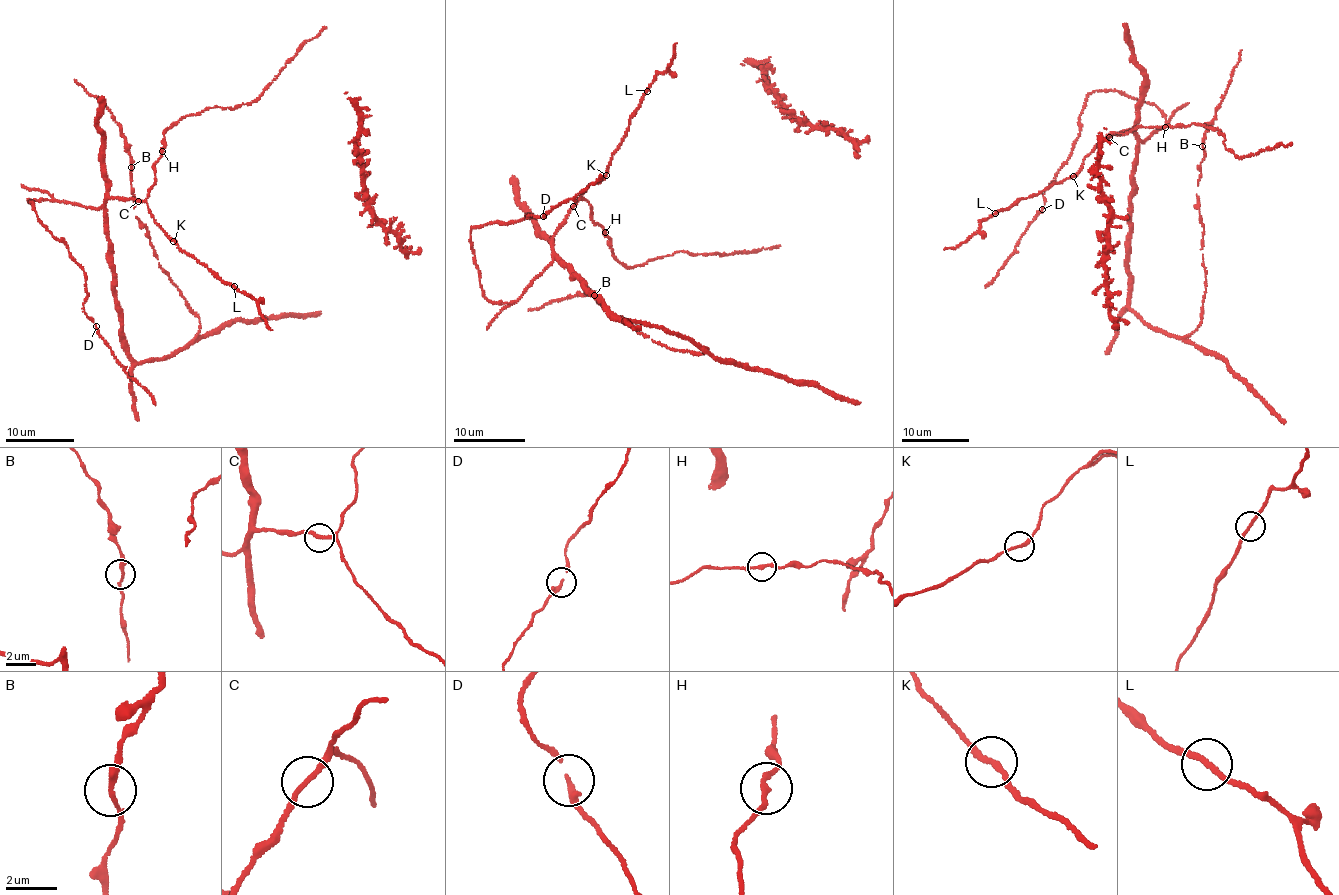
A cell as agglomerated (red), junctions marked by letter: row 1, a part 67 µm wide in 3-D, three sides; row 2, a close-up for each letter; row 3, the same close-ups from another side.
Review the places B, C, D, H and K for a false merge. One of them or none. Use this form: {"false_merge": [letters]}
{"false_merge": []}

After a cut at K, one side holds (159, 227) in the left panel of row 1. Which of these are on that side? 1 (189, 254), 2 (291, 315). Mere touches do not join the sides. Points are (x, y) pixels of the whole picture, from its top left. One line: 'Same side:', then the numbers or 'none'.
Same side: 2

